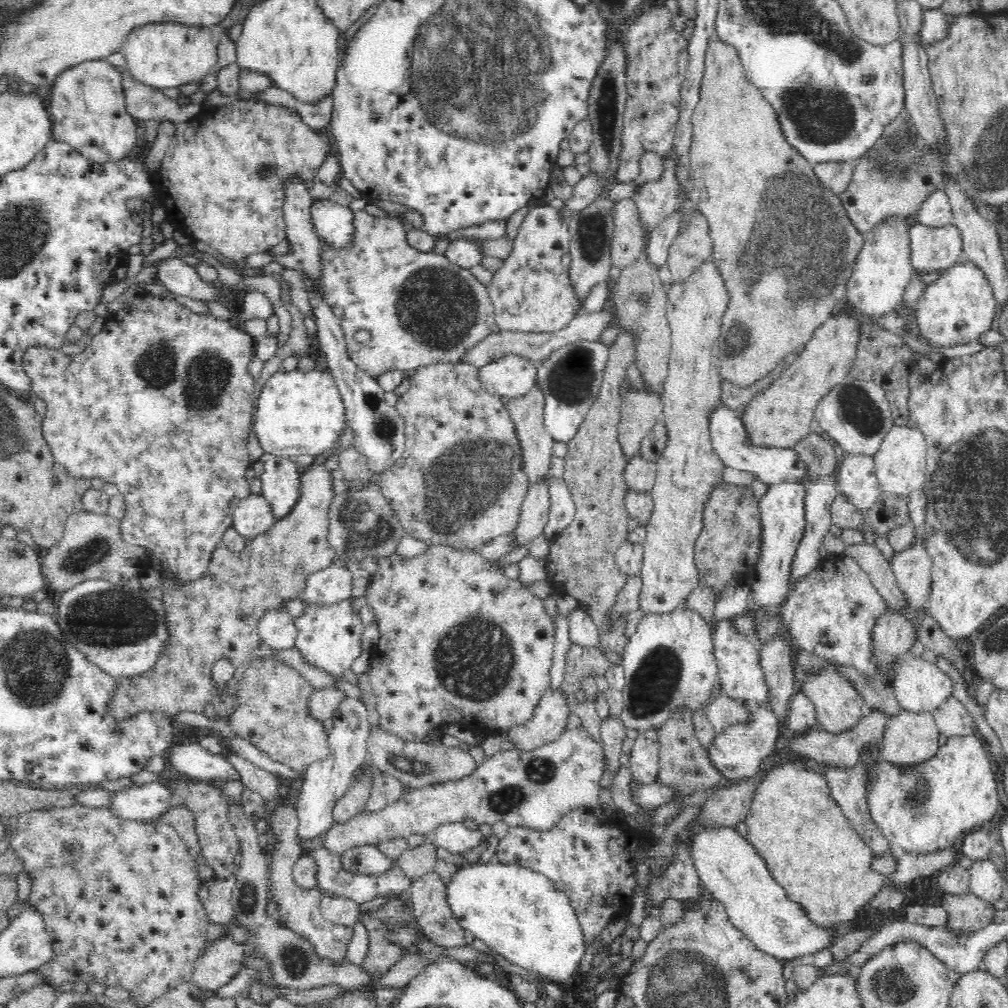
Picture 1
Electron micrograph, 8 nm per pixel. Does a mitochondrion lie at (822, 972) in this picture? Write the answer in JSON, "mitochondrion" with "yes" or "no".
{"mitochondrion":"no"}

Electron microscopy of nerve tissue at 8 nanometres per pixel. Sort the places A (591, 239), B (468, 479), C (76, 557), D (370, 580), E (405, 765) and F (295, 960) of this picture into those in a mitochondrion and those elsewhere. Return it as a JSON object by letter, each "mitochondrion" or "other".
{"A":"mitochondrion","B":"mitochondrion","C":"mitochondrion","D":"other","E":"mitochondrion","F":"mitochondrion"}

